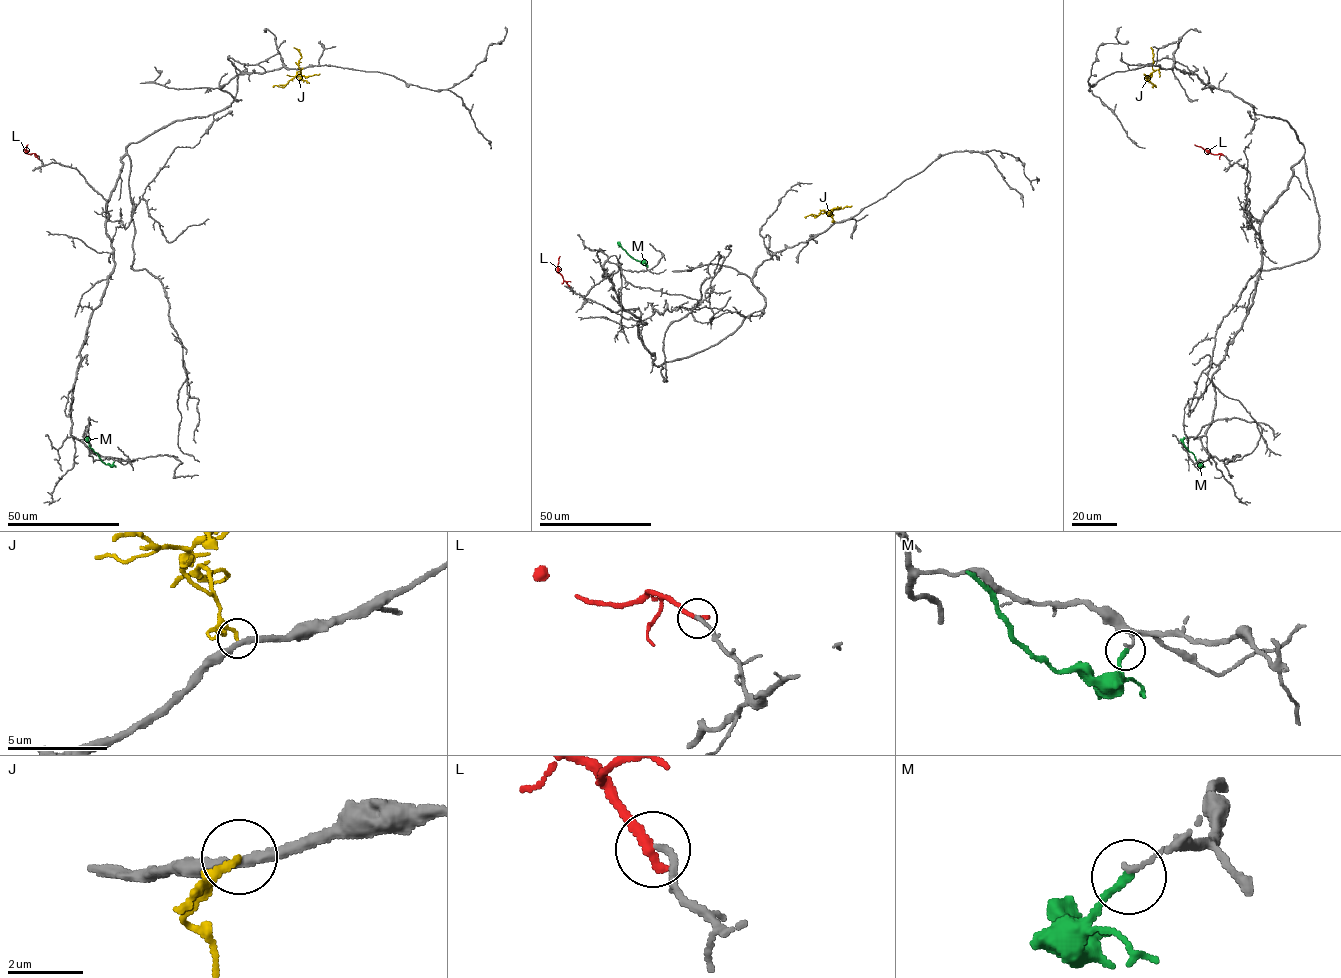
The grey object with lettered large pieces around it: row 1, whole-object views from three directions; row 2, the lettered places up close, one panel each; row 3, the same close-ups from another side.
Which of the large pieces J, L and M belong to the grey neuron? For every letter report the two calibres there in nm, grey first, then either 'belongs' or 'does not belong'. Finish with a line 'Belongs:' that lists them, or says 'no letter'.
J: calibres 280 and 180 nm; does not belong
L: calibres 160 and 280 nm; does not belong
M: calibres 110 and 200 nm; does not belong
Belongs: no letter

